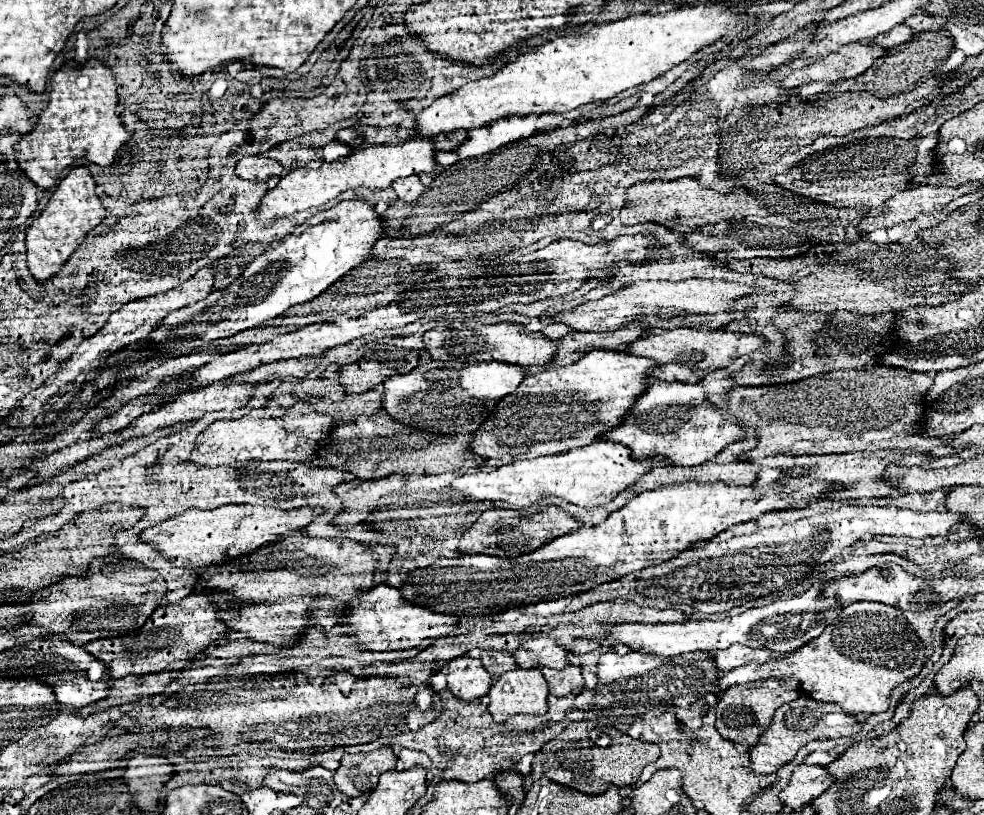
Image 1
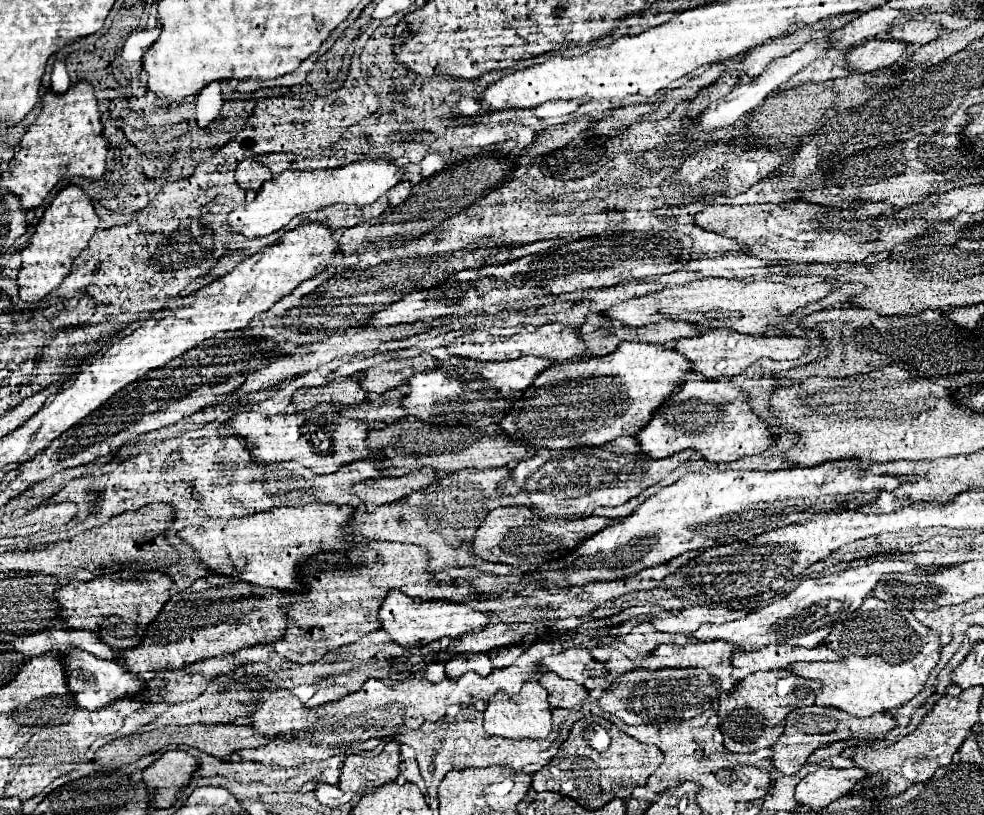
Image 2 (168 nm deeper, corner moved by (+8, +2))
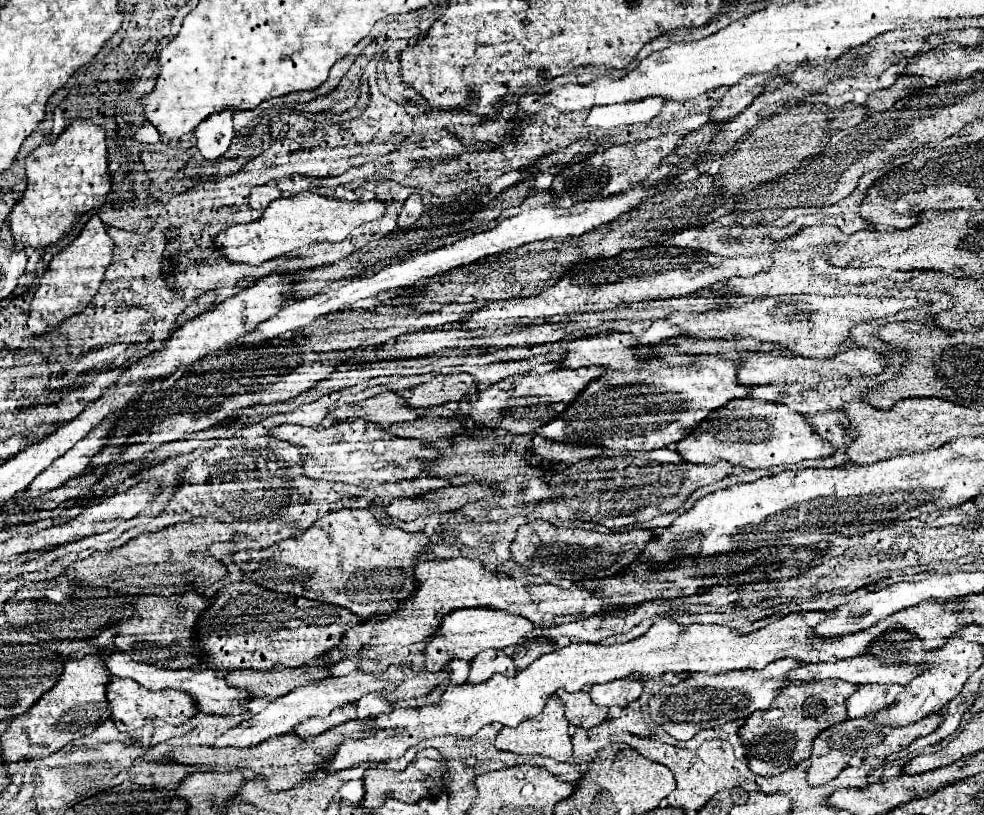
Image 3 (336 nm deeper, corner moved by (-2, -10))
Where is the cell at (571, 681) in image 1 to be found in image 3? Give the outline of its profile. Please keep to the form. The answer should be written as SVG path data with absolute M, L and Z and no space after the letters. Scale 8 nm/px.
M555 692L555 696L563 702L565 718L573 726L589 730L607 718L609 710L593 704L593 700L589 698L587 692L573 692L573 694L571 692Z

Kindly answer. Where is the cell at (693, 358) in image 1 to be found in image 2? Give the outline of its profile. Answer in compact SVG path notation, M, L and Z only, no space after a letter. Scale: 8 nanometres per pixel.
M707 330L703 336L697 338L681 338L675 342L677 352L687 356L691 360L697 374L703 378L715 380L721 376L737 376L743 370L747 370L751 364L755 364L759 358L771 358L771 360L797 360L809 350L807 338L789 338L789 336L747 336L733 330Z

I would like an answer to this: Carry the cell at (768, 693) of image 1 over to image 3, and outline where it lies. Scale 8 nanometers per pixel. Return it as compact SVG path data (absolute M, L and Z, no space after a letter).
M843 680L803 682L781 688L767 710L753 712L739 728L741 744L747 750L745 758L749 770L759 776L775 776L805 760L811 754L811 740L823 728L847 720L845 700L851 692L855 692L855 686Z

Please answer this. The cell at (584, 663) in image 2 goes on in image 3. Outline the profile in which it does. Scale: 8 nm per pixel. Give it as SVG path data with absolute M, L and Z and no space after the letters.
M623 678L611 680L607 684L593 684L589 690L591 700L597 706L627 706L631 700L637 700L643 692L641 678Z

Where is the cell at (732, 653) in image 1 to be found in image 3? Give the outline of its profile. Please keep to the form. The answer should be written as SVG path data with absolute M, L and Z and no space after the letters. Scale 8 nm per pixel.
M863 656L837 660L837 662L817 662L801 664L789 672L793 682L815 682L827 678L839 678L851 684L907 684L921 668L913 666L885 666L879 660L867 660Z

